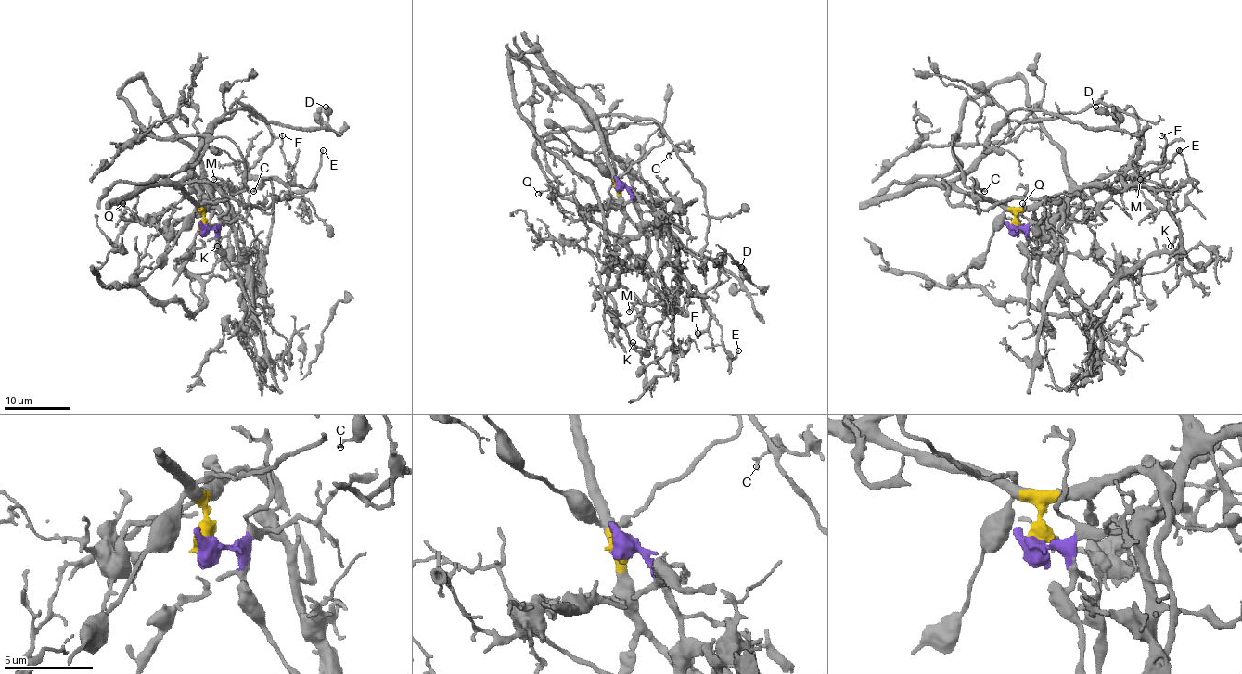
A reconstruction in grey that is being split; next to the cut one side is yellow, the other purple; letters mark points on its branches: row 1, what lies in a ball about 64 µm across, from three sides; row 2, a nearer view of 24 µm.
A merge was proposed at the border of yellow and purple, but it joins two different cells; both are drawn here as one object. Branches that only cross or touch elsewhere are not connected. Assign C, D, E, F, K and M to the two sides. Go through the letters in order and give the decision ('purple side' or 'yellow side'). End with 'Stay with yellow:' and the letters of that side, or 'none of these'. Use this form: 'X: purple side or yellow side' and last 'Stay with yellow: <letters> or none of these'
C: yellow side
D: yellow side
E: purple side
F: purple side
K: purple side
M: purple side
Stay with yellow: C, D

